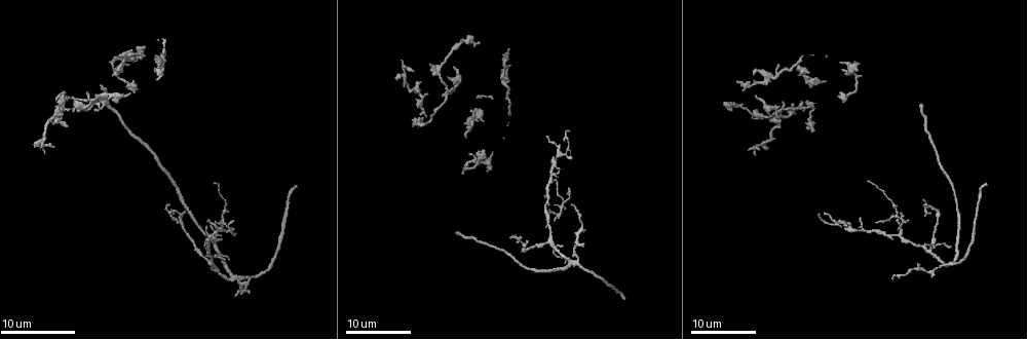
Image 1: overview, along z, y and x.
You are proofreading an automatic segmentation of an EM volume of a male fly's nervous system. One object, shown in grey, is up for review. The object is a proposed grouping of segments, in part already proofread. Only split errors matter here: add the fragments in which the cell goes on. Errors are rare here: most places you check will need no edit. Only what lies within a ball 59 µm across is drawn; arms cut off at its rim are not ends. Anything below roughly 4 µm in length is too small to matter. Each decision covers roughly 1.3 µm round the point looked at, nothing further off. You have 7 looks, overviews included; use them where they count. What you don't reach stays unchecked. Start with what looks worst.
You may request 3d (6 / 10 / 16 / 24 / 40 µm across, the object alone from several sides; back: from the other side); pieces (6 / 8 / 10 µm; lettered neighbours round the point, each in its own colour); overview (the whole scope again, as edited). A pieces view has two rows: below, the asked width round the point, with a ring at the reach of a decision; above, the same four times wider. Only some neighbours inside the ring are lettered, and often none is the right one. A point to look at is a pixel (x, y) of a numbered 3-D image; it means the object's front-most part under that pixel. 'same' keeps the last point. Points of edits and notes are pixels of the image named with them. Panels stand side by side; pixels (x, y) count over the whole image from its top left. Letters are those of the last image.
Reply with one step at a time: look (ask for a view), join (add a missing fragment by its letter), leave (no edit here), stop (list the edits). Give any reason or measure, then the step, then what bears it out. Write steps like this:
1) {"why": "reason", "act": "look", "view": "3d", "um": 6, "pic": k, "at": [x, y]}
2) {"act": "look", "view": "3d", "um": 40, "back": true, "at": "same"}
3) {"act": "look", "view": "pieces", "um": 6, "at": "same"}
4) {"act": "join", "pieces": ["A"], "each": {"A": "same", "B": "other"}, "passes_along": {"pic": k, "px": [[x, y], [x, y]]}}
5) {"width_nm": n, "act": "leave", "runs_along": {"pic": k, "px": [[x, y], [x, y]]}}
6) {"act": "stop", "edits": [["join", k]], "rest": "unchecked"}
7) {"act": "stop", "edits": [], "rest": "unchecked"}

{"why": "tapers out", "act": "look", "view": "3d", "um": 16, "pic": 1, "at": [573, 204]}

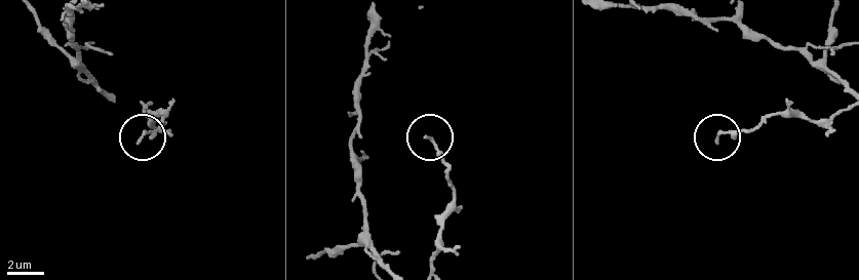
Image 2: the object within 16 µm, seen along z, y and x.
{"act": "look", "view": "pieces", "um": 8, "pic": 2, "at": [138, 141]}

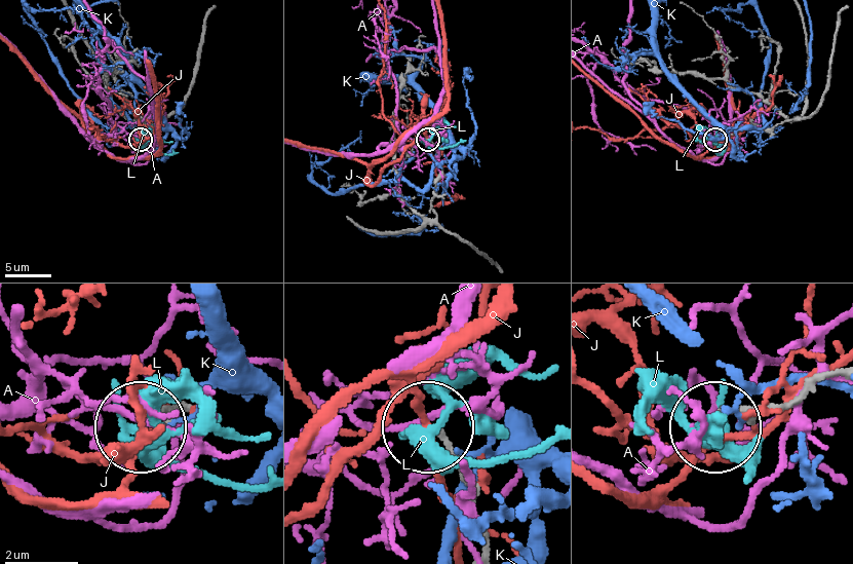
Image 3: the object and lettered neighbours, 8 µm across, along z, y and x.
{"act": "leave", "each": {"A": "other", "J": "other", "K": "other", "L": "other"}, "found": "no lettered fragment goes on from it"}

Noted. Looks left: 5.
{"why": "an open end", "act": "look", "view": "3d", "um": 16, "pic": 1, "at": [898, 221]}

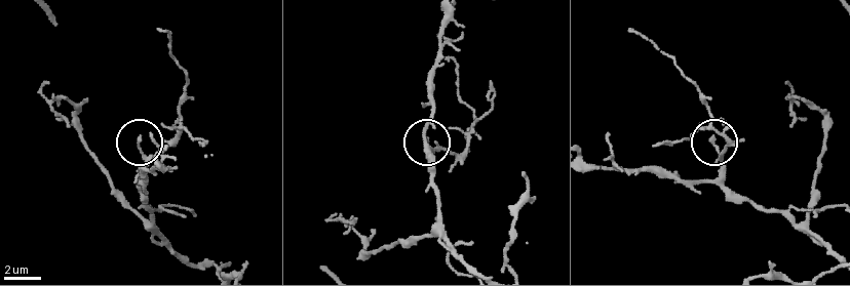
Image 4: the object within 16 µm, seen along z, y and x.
{"act": "look", "view": "pieces", "um": 6, "pic": 4, "at": [140, 137]}

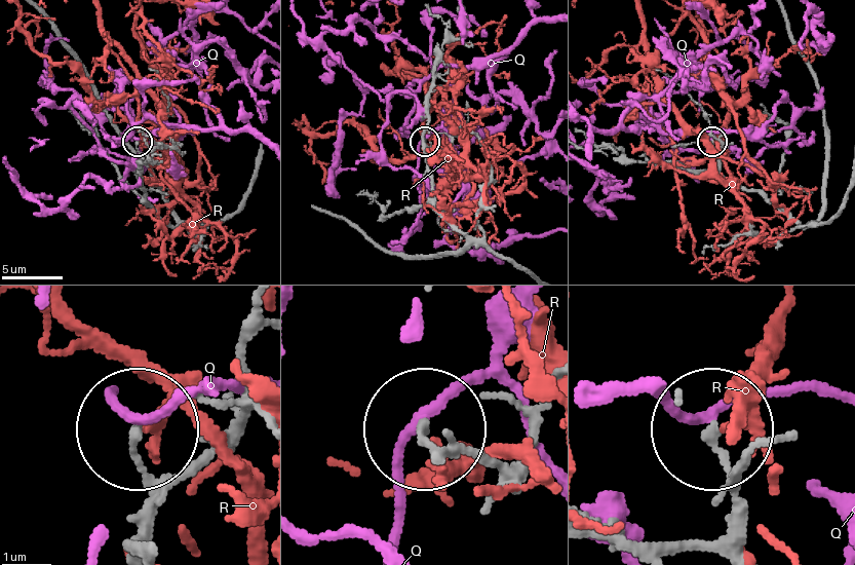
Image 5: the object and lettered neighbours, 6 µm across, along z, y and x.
{"act": "leave", "each": {"Q": "other", "R": "other"}, "runs_along": {"pic": 5, "px": [[740, 552], [736, 490], [712, 434]]}, "found": "no lettered fragment goes on from it"}

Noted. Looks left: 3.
{"why": "tapers out", "act": "look", "view": "3d", "um": 16, "pic": 1, "at": [925, 199]}

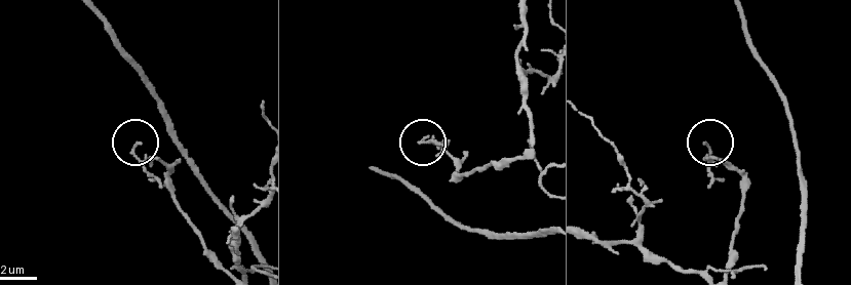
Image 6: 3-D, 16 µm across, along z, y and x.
{"why": "what lies round it", "act": "look", "view": "pieces", "um": 6, "pic": 6, "at": [703, 145]}

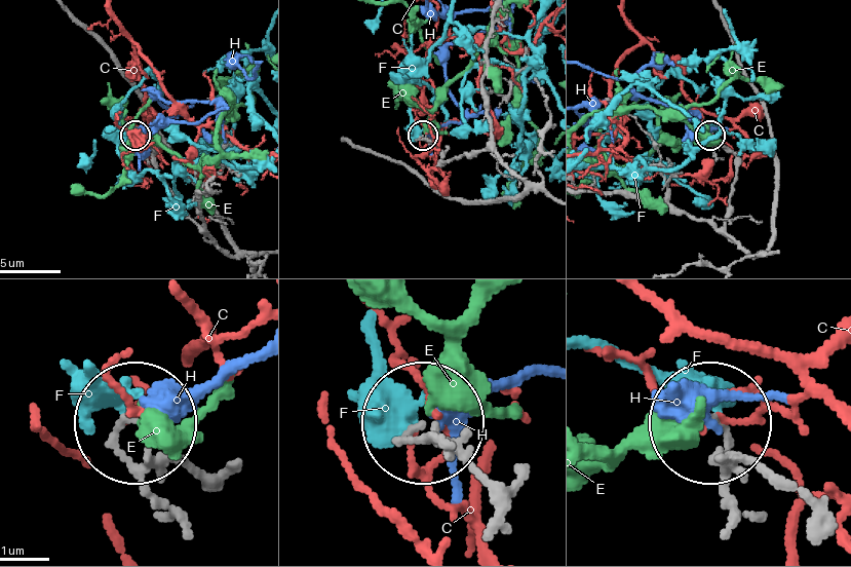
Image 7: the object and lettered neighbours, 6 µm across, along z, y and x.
{"act": "leave", "each": {"C": "other", "E": "other", "F": "other", "H": "other"}, "runs_along": {"pic": 7, "px": [[193, 480], [132, 455], [128, 422]]}, "found": "no lettered fragment goes on from it"}

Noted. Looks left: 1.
{"act": "stop", "edits": [], "rest": "unchecked"}

